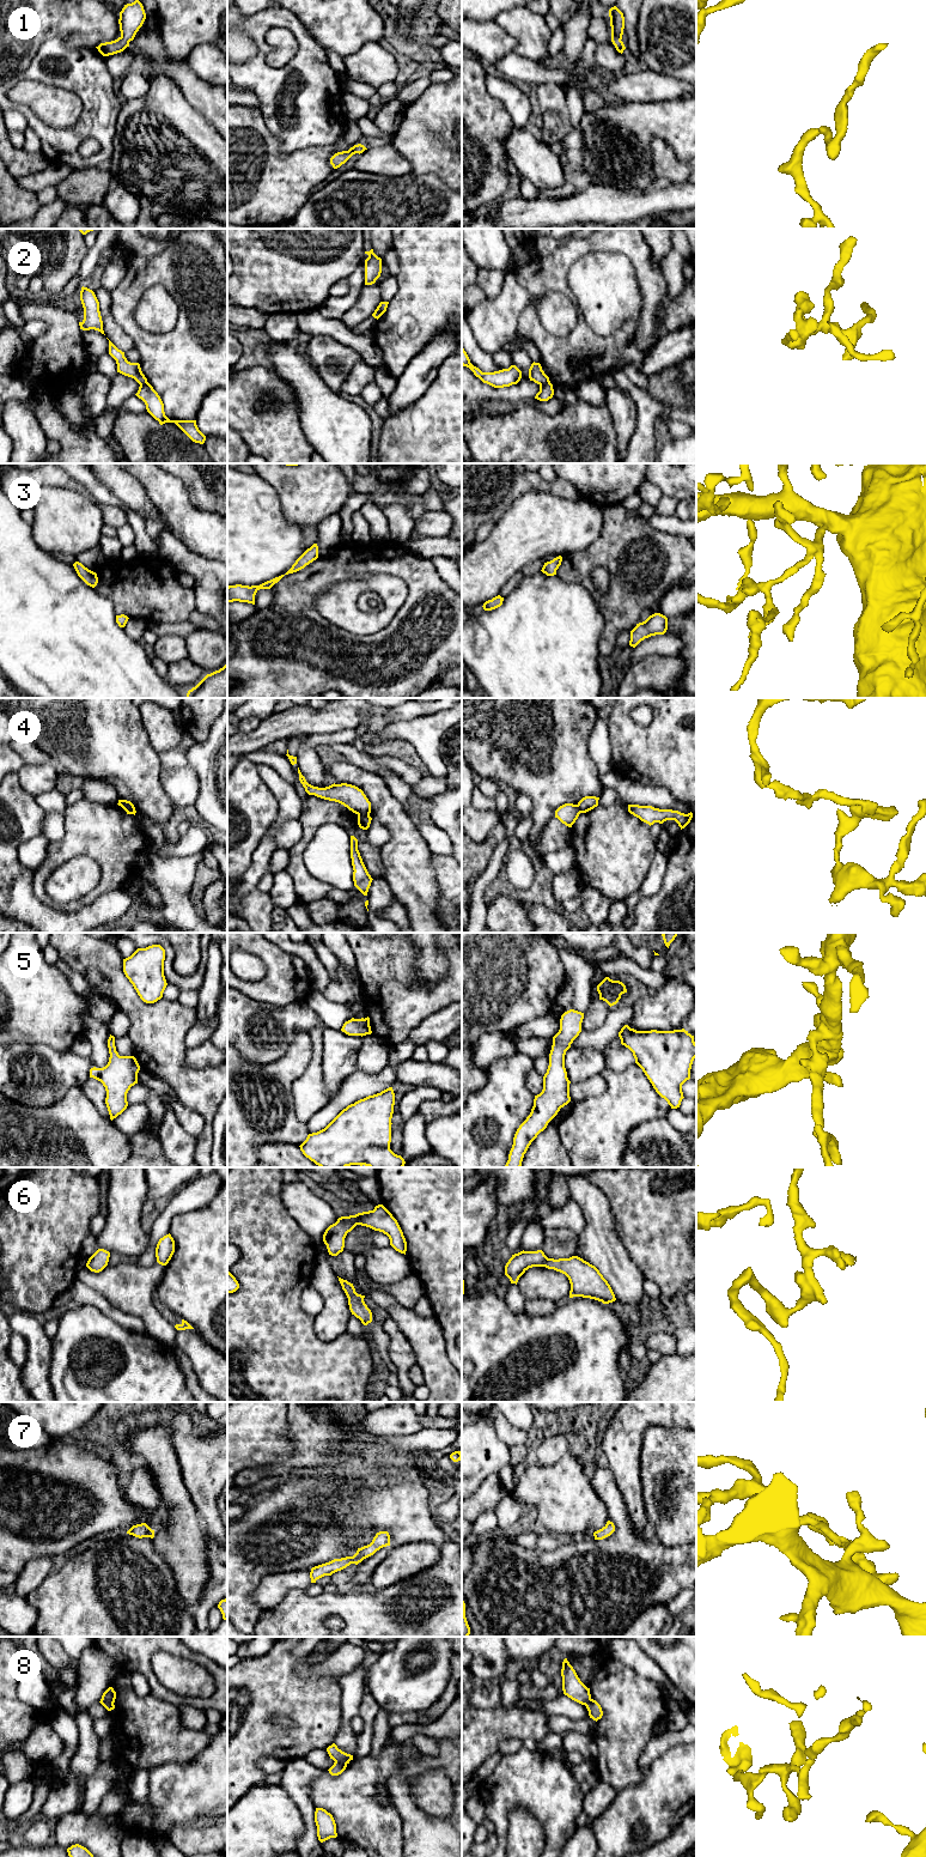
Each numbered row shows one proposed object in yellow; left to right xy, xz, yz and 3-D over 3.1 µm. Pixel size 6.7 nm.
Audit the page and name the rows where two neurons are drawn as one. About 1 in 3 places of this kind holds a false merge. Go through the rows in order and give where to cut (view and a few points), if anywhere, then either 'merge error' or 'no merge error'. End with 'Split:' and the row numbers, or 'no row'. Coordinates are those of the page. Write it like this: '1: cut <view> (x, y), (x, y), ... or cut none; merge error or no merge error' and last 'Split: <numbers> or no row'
1: cut none; no merge error
2: cut yz (549, 381), (540, 384); merge error
3: cut none; no merge error
4: cut xz (358, 814), (369, 815); merge error
5: cut none; no merge error
6: cut none; no merge error
7: cut none; no merge error
8: cut xy (101, 1699), (113, 1704); merge error
Split: 2, 4, 8

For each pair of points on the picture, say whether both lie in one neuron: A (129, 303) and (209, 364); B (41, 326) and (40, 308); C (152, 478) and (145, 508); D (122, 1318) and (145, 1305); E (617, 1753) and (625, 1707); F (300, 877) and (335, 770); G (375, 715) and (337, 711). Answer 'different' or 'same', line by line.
A: same
B: different
C: different
D: different
E: same
F: different
G: same

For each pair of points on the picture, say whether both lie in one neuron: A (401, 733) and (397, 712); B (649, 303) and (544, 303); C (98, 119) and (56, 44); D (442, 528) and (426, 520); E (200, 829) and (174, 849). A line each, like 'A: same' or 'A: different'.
A: different
B: different
C: same
D: same
E: same

